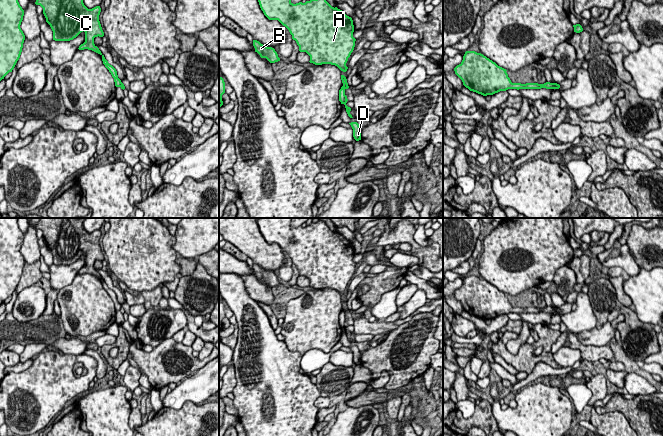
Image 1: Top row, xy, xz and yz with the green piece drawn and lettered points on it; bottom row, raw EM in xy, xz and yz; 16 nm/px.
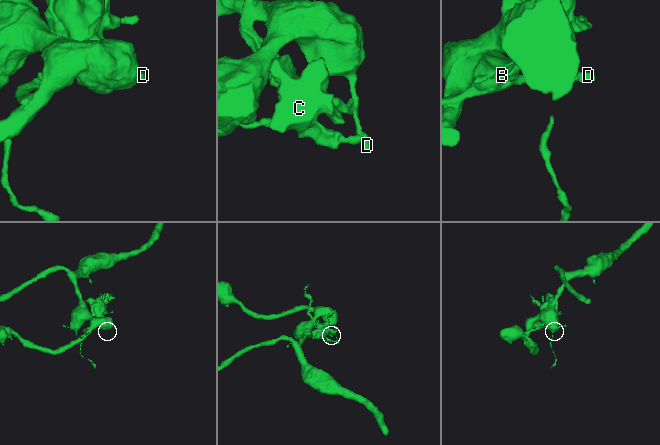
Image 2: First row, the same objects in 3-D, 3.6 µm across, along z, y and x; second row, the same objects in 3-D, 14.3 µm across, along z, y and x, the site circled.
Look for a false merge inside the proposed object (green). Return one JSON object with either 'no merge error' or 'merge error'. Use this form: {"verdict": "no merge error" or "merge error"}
{"verdict": "merge error"}

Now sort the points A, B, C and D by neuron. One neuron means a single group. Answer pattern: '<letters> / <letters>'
A D / B C

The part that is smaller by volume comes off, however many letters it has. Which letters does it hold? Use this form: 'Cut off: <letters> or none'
Cut off: B, C

